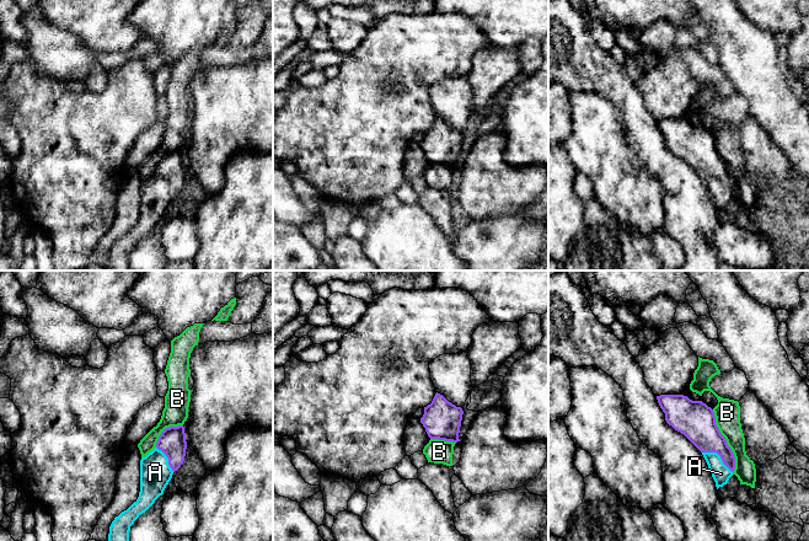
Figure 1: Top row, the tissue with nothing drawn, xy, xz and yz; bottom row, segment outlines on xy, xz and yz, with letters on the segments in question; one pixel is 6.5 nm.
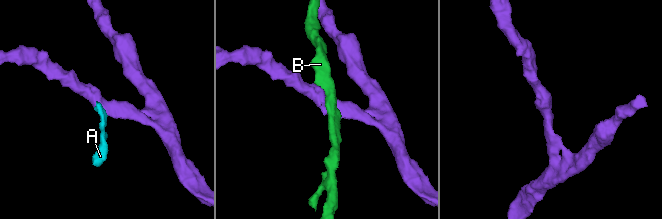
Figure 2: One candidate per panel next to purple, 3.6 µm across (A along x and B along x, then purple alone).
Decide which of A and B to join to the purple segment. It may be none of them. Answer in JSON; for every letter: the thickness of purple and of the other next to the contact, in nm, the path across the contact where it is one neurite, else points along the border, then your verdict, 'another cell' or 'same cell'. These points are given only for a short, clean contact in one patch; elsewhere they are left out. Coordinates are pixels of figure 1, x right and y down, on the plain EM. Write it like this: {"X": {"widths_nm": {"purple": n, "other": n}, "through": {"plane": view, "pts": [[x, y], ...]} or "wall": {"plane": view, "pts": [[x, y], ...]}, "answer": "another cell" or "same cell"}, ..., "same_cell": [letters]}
{"A": {"widths_nm": {"purple": 220, "other": 120}, "through": {"plane": "yz", "pts": [[697, 149], [719, 180], [721, 198]]}, "answer": "same cell"}, "B": {"widths_nm": {"purple": 240, "other": 170}, "answer": "another cell"}, "same_cell": ["A"]}

